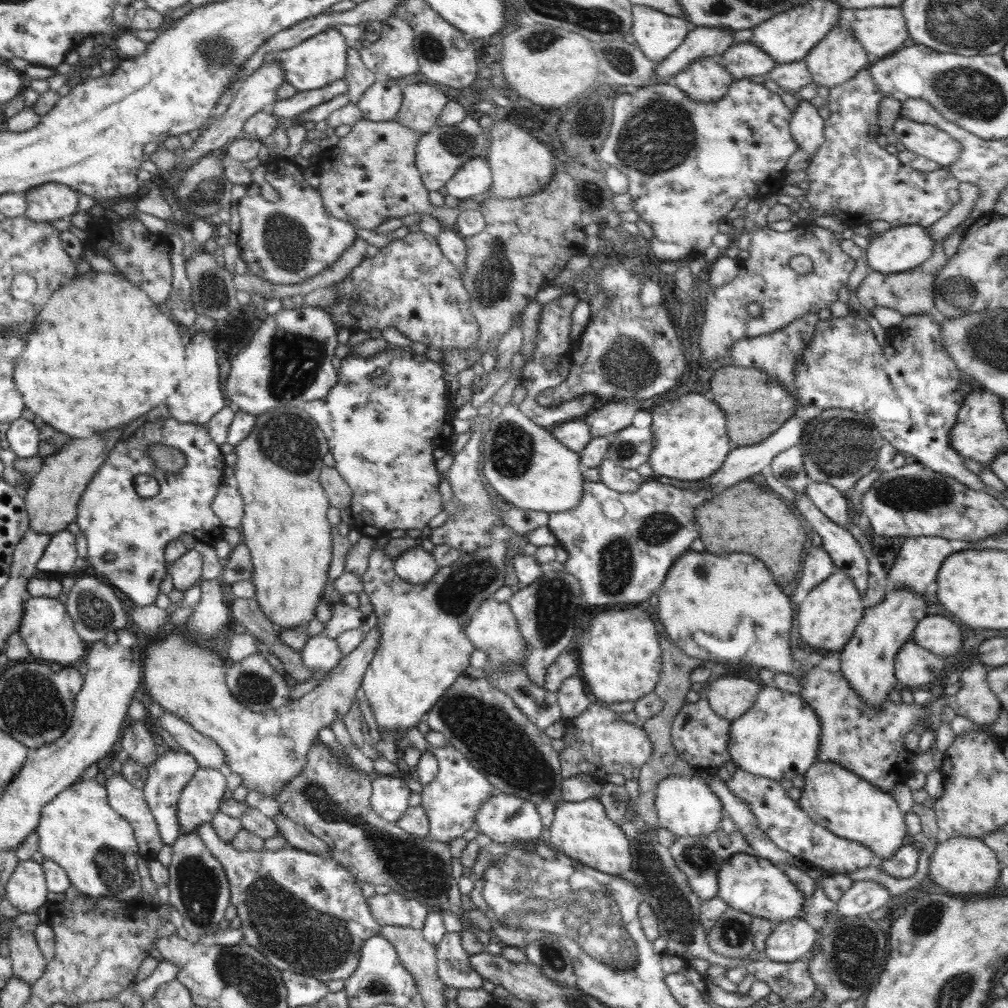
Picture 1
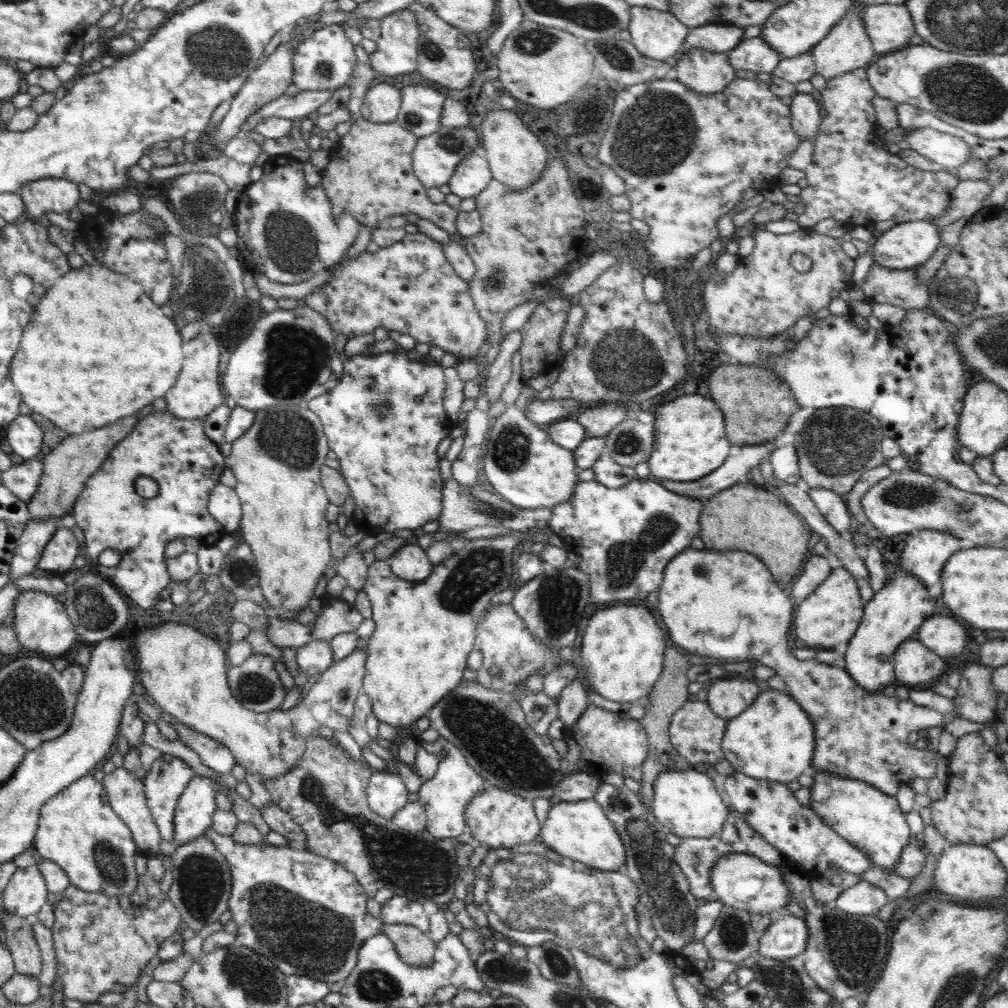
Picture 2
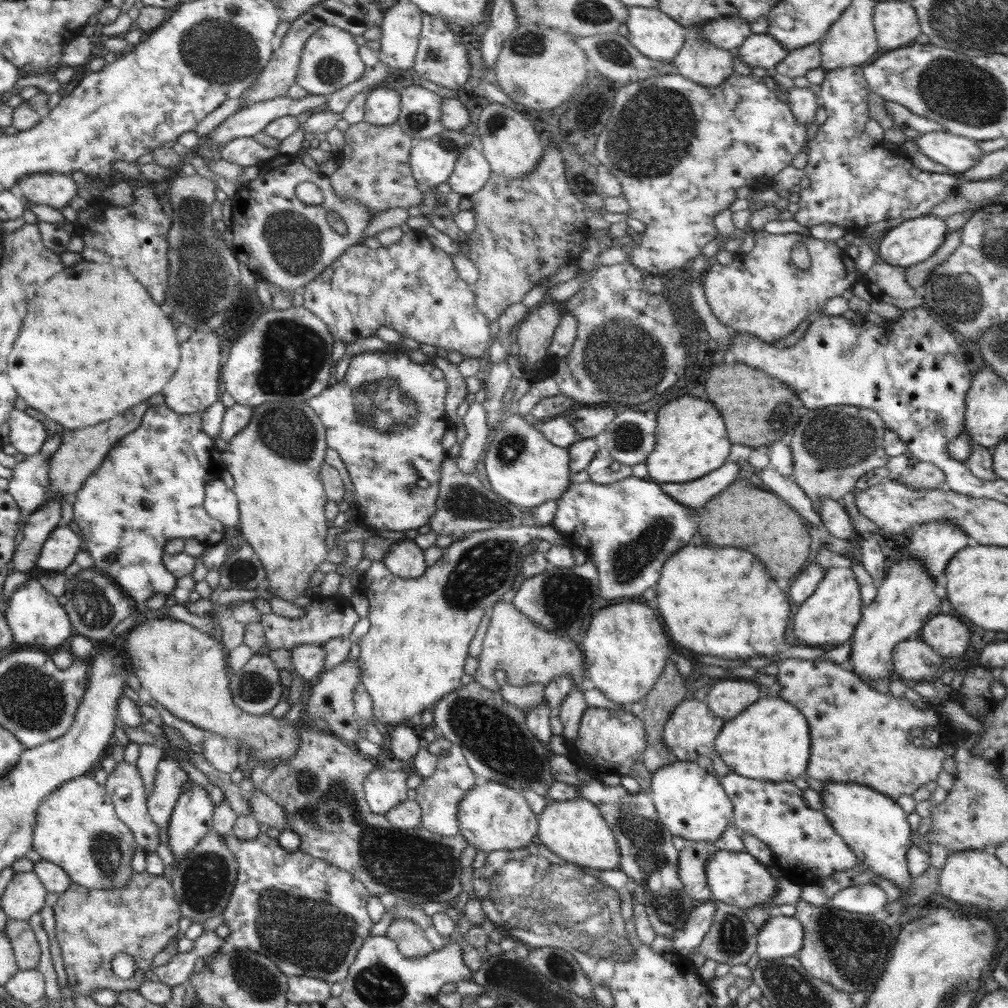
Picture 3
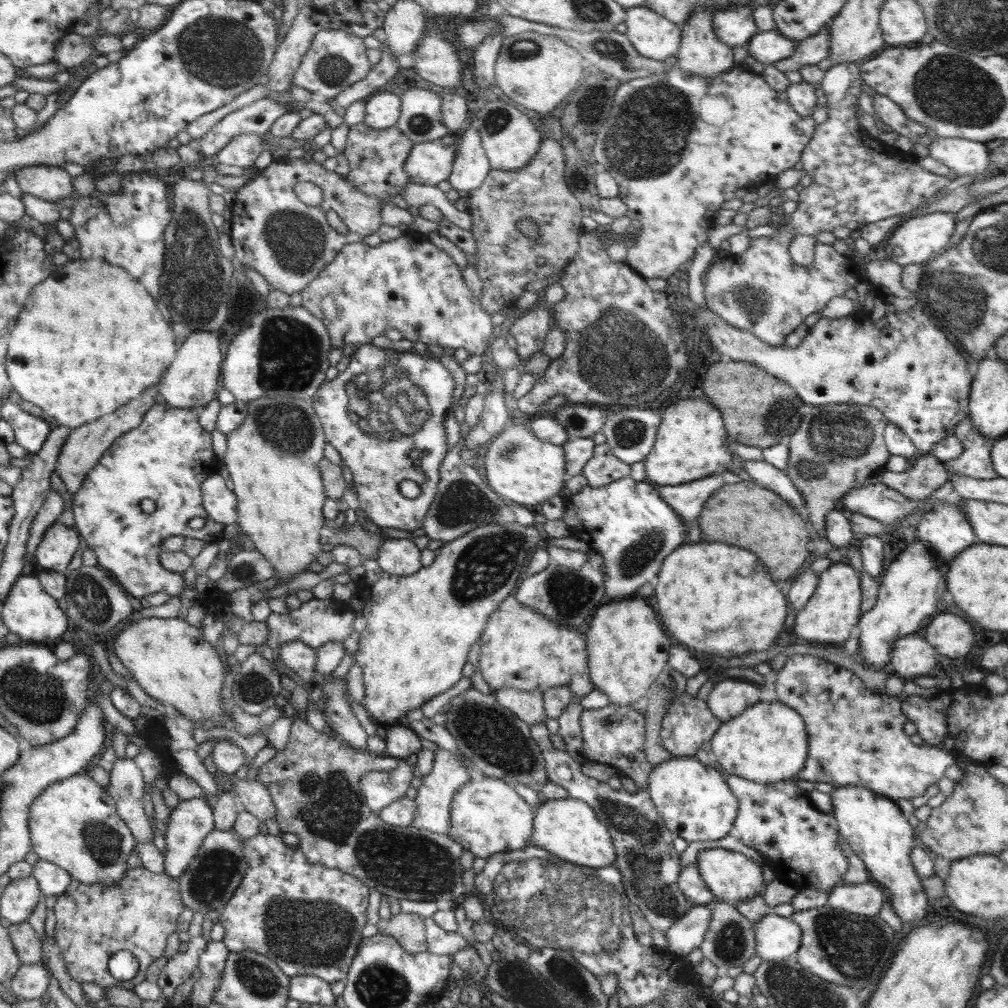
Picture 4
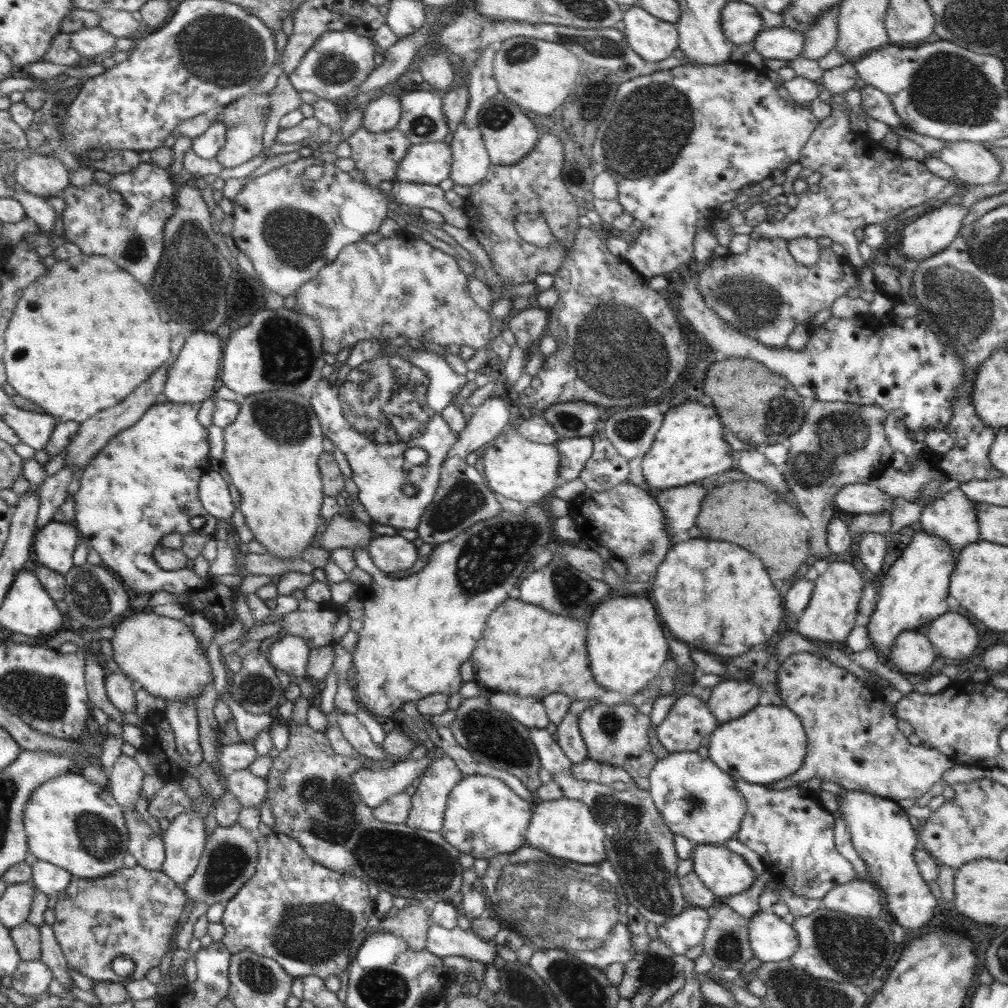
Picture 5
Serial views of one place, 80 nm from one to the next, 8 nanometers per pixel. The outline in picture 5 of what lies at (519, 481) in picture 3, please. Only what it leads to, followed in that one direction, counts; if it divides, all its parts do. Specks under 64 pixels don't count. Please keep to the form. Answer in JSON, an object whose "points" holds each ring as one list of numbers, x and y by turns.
{"points":[[510,429,488,445,480,462,485,481,493,492,522,504,539,503,541,498,548,499,561,483,558,449,554,445,531,442]]}

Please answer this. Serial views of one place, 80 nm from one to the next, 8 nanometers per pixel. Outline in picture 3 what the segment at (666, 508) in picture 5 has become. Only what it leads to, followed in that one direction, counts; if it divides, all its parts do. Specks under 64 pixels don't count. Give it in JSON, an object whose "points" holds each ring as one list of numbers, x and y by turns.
{"points":[[727,461,724,466,720,466,718,470,702,476,702,478,693,481,676,483,664,482,659,483,660,488,670,499,684,505,684,507,702,508,712,496,716,496,718,492,722,492,728,484,732,484,732,480,736,476,740,476,738,472,739,466,734,461]]}

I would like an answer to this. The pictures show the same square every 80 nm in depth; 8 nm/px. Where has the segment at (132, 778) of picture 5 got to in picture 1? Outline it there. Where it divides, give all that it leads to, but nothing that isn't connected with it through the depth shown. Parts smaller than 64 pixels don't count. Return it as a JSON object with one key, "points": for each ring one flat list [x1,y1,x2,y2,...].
{"points":[[122,773,110,775,103,785,107,788,108,802,112,810,132,826,140,857,148,862,157,860,164,844,143,790,130,784]]}

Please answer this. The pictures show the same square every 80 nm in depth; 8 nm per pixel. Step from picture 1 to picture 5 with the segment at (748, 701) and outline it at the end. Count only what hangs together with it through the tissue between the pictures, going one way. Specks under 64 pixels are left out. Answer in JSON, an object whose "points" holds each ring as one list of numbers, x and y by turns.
{"points":[[720,681,712,689,707,705,718,723,740,718,758,706,759,688,747,681]]}

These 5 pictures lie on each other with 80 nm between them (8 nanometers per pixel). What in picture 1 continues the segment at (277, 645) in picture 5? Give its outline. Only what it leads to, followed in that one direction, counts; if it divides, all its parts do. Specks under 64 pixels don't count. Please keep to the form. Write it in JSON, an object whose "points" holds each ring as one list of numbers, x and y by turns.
{"points":[[311,635,301,652,303,663,313,672,332,670,344,654,338,649,334,638,326,635]]}

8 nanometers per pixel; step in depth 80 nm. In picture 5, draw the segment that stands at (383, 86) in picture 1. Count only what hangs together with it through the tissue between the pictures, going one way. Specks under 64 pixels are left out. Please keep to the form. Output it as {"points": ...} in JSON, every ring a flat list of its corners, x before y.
{"points":[[384,94,370,101,363,111,363,127,374,133,396,129,402,116,400,99]]}

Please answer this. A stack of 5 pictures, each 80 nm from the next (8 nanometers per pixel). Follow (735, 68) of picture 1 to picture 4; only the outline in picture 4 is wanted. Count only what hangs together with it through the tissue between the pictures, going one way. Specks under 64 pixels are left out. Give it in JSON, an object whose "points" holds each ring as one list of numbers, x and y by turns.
{"points":[[760,31,748,42,748,54,762,64,770,65,774,62,790,58,794,54,797,42,786,40,776,31]]}

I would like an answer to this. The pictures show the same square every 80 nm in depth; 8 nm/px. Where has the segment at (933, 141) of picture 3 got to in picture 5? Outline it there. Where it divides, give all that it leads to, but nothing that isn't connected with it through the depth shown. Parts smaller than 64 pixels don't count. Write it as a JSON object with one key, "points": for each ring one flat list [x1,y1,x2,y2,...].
{"points":[[950,142,937,157,955,169,955,181,972,187,996,184,1002,175,1002,165,992,148,982,143]]}

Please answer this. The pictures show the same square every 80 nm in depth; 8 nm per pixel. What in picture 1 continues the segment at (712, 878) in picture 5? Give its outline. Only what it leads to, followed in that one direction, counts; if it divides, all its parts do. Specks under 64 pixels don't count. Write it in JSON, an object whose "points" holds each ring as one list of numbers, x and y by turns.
{"points":[[753,853,734,854,720,866,718,872,718,897,740,912,754,918,764,918,772,924,780,924,802,916,802,908,807,899,788,876,768,860,756,857]]}

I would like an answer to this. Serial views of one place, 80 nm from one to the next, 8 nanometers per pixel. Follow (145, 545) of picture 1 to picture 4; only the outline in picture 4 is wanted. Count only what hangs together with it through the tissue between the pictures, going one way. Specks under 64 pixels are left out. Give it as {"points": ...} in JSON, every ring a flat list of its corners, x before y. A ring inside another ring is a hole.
{"points":[[154,404,144,414,138,428,114,440,97,465,86,474,81,489,74,495,74,528,81,536,83,546,94,550,97,566,109,572,120,586,139,600,159,592,179,596,185,589,184,574,166,570,159,563,158,553,165,538,180,535,218,543,228,534,227,526,212,521,203,508,201,484,206,477,218,472,221,461,214,454,211,433,199,424,198,416,197,408,180,410,166,404],[144,499,154,501,156,510,152,514,142,511,140,504],[193,518,204,519,204,527,197,530,188,527]]}

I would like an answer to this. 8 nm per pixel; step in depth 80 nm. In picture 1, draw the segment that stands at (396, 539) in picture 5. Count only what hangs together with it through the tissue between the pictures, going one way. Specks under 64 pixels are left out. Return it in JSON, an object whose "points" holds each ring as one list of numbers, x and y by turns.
{"points":[[422,546,409,548,393,558,395,573,406,582,415,585,427,583,439,569,434,557]]}

